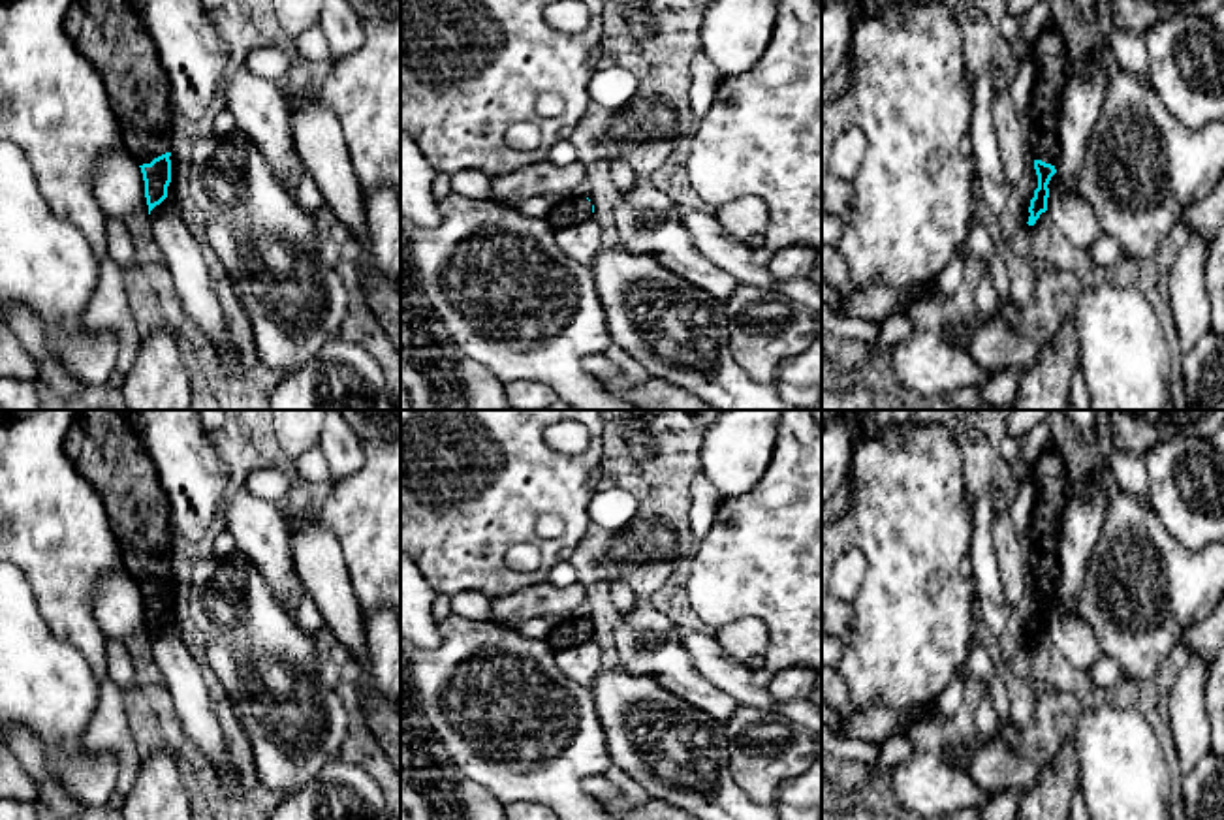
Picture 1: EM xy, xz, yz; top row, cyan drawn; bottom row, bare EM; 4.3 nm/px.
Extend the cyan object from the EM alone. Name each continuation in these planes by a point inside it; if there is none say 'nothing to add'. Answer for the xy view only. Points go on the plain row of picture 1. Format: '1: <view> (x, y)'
1: xy (102, 444)

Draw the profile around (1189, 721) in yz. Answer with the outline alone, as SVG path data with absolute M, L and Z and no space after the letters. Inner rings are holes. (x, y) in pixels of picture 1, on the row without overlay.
M1188 651L1188 662L1179 670L1169 702L1169 726L1183 777L1211 752L1211 728L1205 709L1205 681L1209 662Z

